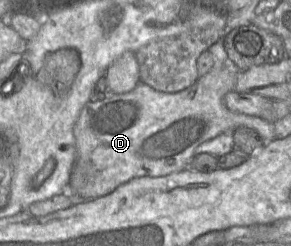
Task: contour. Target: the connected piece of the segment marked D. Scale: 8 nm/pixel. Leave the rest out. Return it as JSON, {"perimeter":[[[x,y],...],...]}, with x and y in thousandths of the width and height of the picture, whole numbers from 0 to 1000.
{"perimeter":[[[790,252],[763,268],[759,276],[735,276],[729,289],[687,309],[667,341],[639,362],[612,374],[574,378],[533,366],[512,346],[478,333],[460,362],[436,378],[402,382],[378,374],[378,390],[354,407],[309,407],[282,439],[268,488],[254,508],[254,557],[261,569],[261,654],[241,707],[237,780],[258,793],[265,809],[316,809],[344,797],[357,797],[405,756],[467,724],[467,720],[550,720],[581,711],[588,703],[629,691],[653,675],[653,659],[667,638],[670,606],[698,577],[722,569],[746,549],[770,537],[797,537],[801,528],[842,512],[883,528],[911,565],[911,585],[945,565],[942,500],[931,500],[890,472],[849,467],[794,451],[770,423],[770,390],[804,362],[814,305],[821,285]]]}

